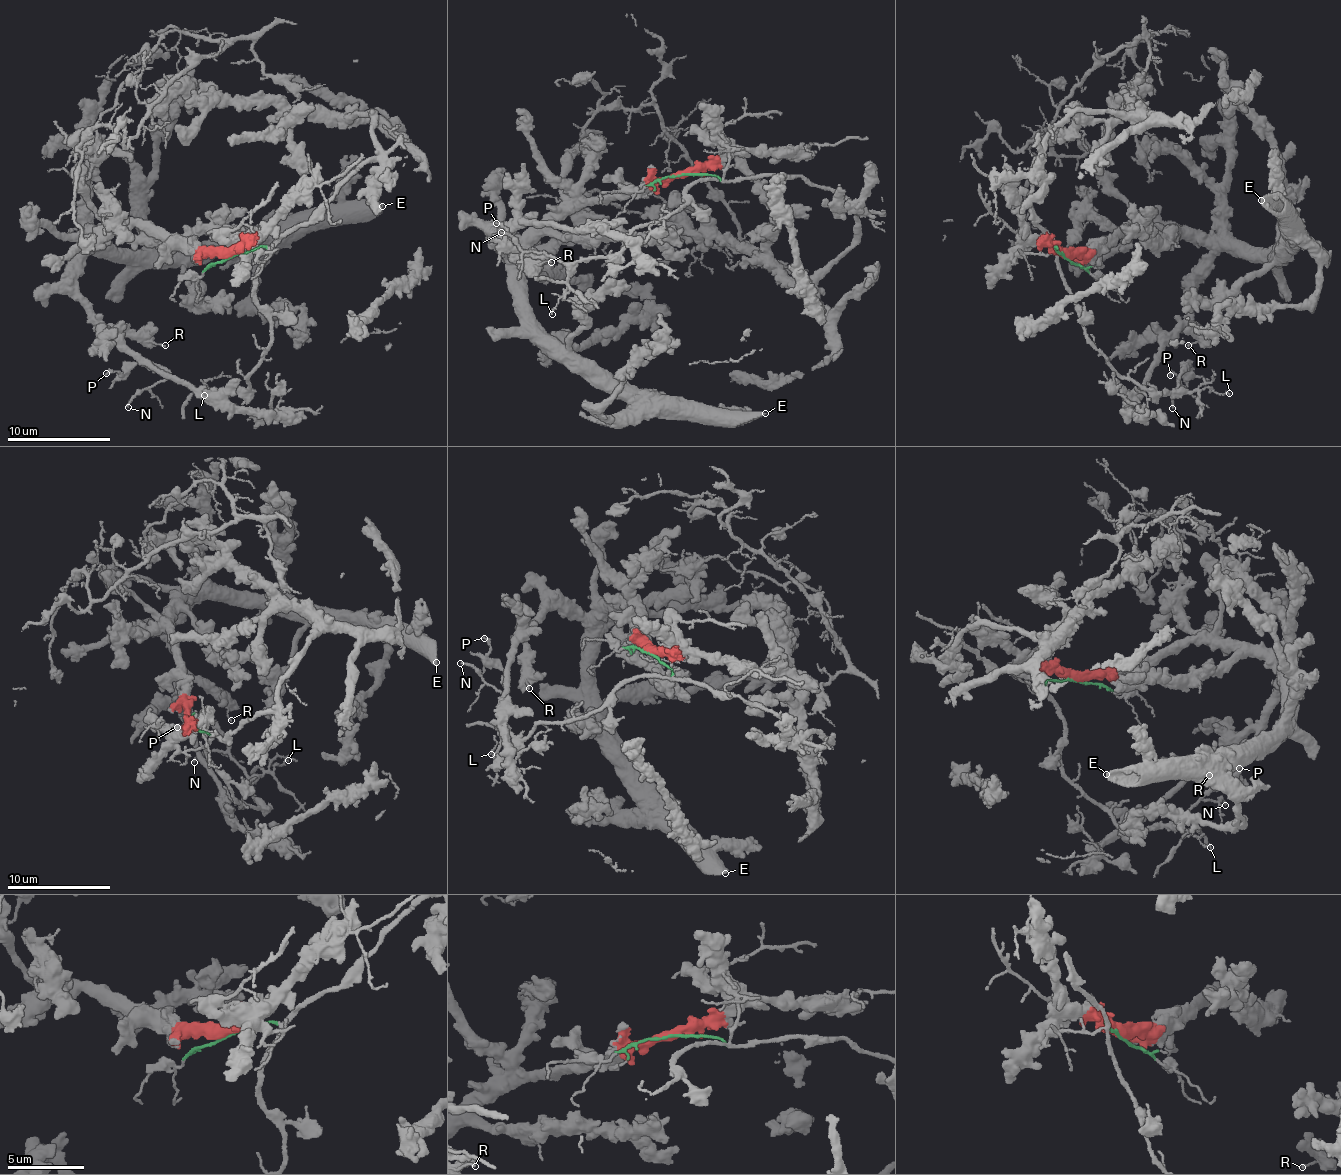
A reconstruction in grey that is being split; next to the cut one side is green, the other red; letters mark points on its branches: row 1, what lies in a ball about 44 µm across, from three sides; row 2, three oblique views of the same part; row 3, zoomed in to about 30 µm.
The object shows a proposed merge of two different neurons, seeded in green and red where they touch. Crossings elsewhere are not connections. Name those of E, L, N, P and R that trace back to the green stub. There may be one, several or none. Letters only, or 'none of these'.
L, N, P

